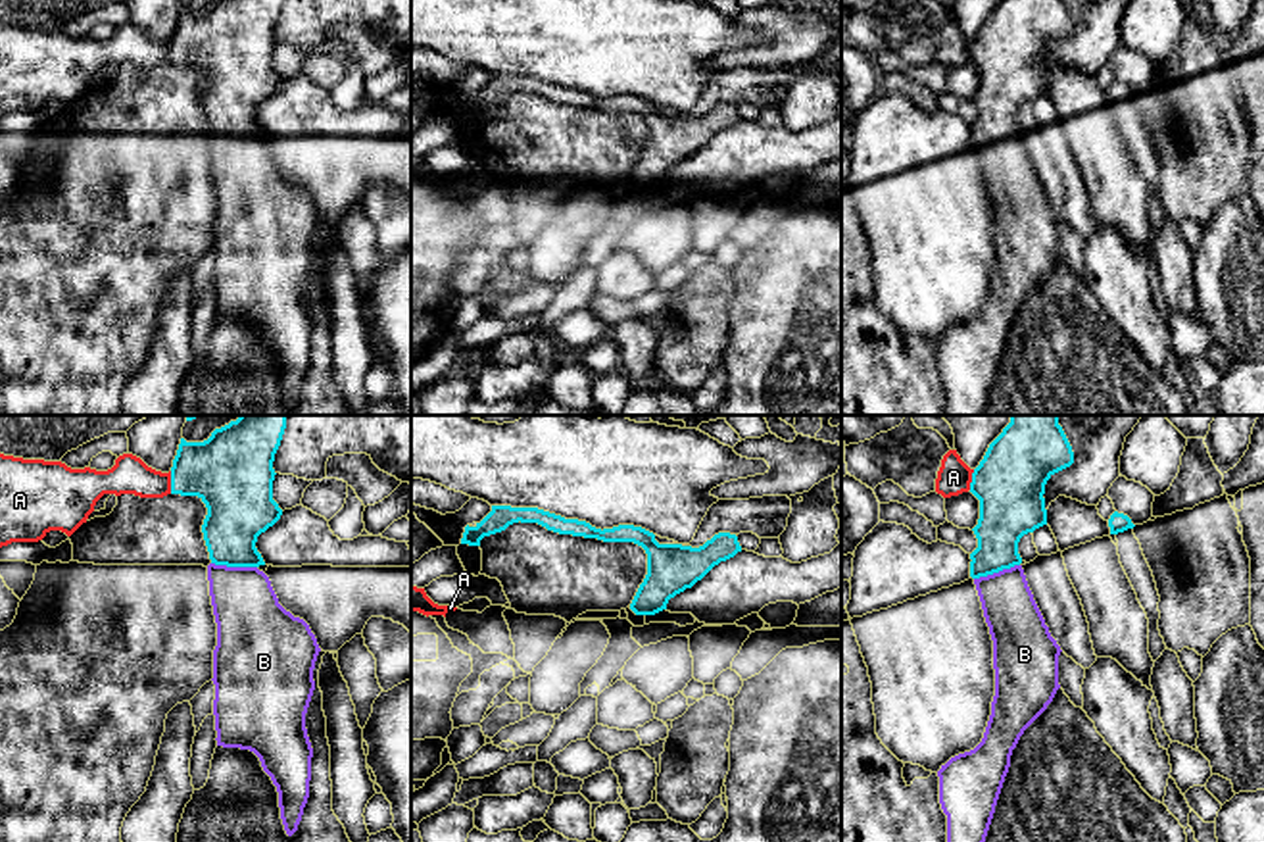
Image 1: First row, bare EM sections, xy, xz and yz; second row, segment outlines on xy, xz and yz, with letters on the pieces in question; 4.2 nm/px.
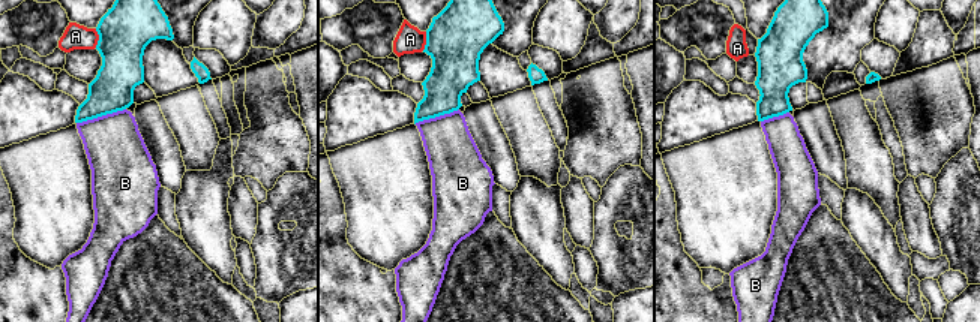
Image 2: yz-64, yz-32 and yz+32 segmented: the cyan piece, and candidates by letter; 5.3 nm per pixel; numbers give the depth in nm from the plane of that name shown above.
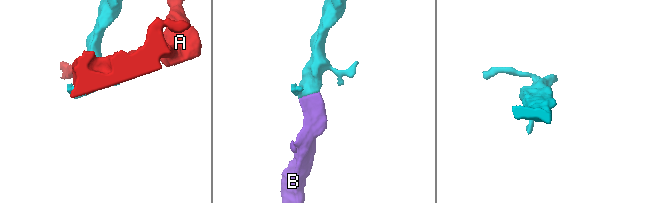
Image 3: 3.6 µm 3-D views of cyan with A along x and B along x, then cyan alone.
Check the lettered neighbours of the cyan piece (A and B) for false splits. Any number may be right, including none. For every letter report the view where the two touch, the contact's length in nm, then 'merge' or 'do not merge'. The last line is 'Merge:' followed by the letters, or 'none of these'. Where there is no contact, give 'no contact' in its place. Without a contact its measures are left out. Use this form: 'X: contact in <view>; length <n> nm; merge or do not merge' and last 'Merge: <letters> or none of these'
A: contact in xy; length 100 nm; do not merge
B: contact in xy; length 190 nm; merge
Merge: B

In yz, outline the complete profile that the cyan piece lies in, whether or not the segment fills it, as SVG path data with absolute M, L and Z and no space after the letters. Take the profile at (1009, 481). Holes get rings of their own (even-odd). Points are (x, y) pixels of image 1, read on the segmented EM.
M1010 415L972 473L980 519L970 577L993 640L995 696L982 742L937 771L947 842L985 842L1012 750L1060 688L1062 650L1028 586L1018 542L1047 525L1045 484L1072 463L1058 415Z

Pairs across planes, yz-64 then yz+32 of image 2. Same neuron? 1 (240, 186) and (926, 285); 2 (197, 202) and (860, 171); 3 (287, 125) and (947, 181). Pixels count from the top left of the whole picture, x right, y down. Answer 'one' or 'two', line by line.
1: two
2: two
3: two

